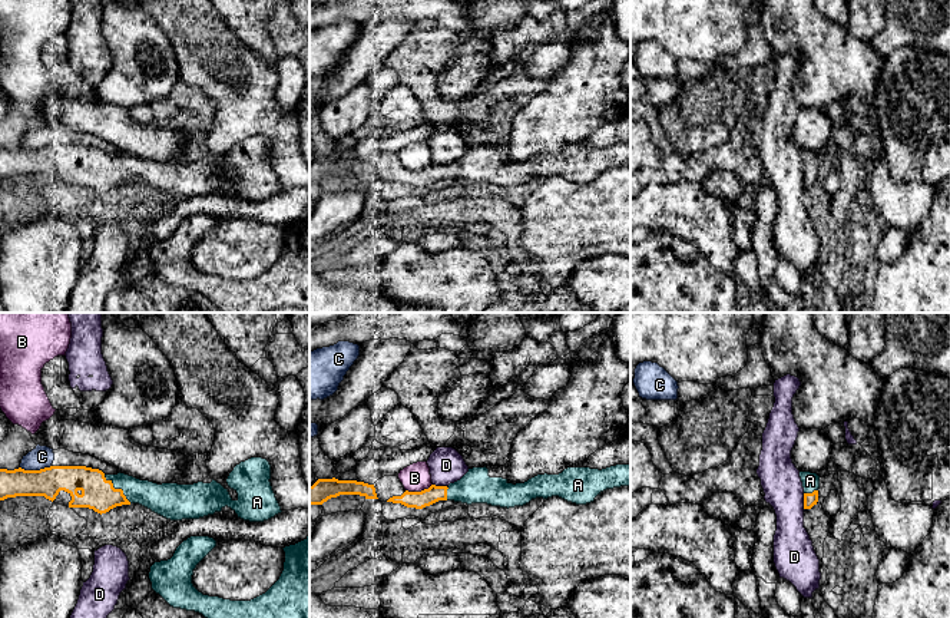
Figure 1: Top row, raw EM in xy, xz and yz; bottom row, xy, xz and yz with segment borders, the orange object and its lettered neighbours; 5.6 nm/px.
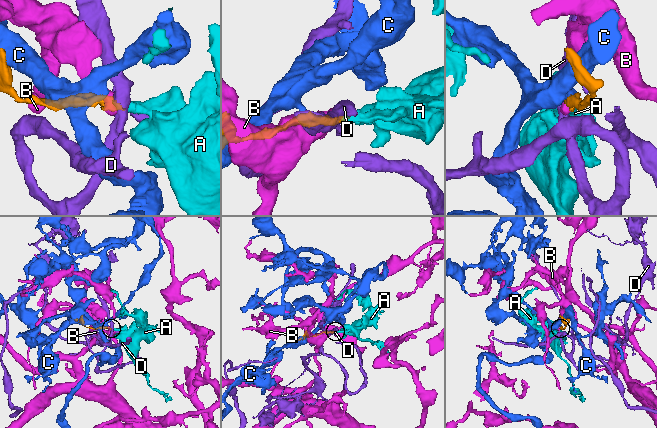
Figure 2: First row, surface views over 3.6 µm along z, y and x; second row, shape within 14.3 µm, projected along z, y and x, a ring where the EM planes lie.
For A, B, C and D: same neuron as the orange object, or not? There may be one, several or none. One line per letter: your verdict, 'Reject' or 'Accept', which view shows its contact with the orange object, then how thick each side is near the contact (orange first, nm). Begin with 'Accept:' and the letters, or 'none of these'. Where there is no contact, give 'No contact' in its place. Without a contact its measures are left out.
Accept: A
A: Accept. Touches orange in xy. Thickness 190 nm (orange) against 160 nm
B: Reject. Touches orange in xz. Thickness 100 nm (orange) against 160 nm
C: Reject. Touches orange in xy. Thickness 170 nm (orange) against 120 nm
D: Reject. Touches orange in yz. Thickness 80 nm (orange) against 220 nm

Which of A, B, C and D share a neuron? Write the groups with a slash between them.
A / B / C / D

